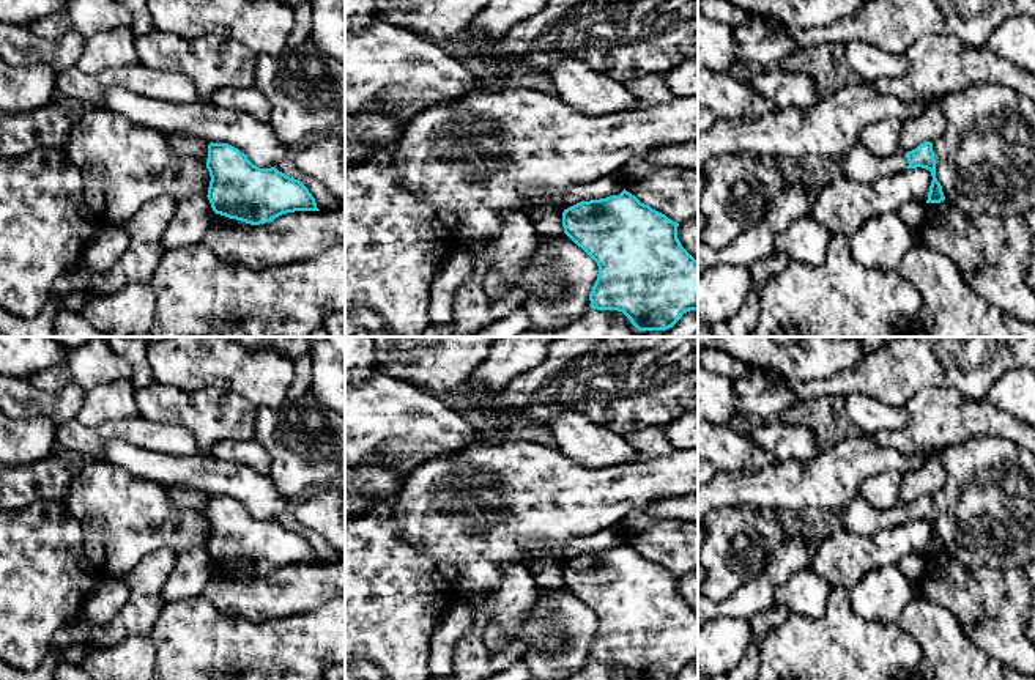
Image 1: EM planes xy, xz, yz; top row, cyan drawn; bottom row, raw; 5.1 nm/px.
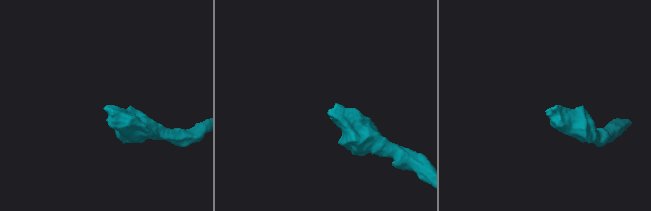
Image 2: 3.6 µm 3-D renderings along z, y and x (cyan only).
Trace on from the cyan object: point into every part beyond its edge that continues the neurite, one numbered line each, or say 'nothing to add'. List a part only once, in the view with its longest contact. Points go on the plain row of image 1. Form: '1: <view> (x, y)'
1: yz (859, 517)

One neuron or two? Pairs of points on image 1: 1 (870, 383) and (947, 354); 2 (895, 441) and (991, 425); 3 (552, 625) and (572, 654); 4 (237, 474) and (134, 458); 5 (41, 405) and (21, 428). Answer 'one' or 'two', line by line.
1: one
2: one
3: one
4: one
5: two

